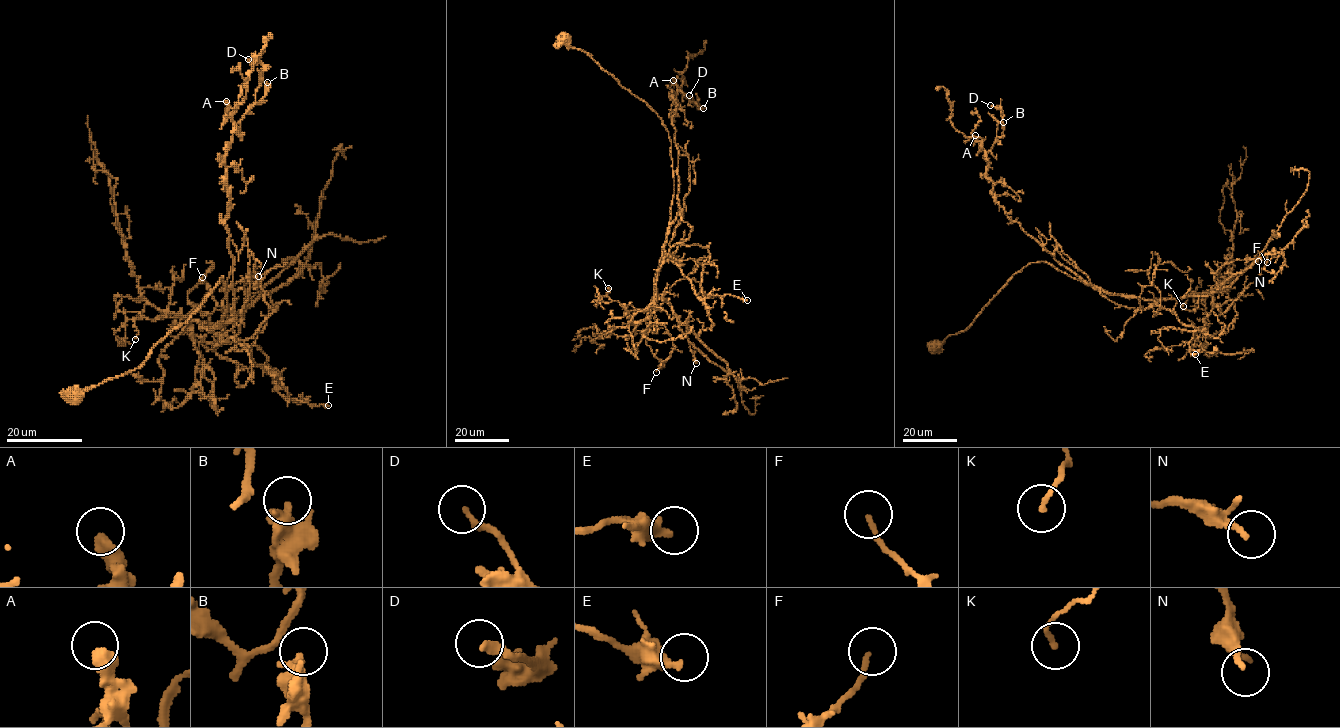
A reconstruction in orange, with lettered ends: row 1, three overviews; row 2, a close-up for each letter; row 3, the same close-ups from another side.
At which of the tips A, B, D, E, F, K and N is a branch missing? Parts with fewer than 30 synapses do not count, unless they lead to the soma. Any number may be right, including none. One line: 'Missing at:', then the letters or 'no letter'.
Missing at: no letter

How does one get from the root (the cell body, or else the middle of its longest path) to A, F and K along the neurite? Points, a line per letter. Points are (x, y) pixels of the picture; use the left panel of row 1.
A: (77, 393), (139, 367), (223, 276), (222, 322), (234, 317), (223, 162), (233, 121), (226, 101)
F: (77, 393), (139, 367), (223, 276), (223, 320), (212, 329), (191, 322), (215, 348), (227, 317), (202, 277)
K: (77, 393), (139, 367), (223, 276), (227, 306), (212, 329), (168, 312), (156, 320), (135, 318), (135, 339)

